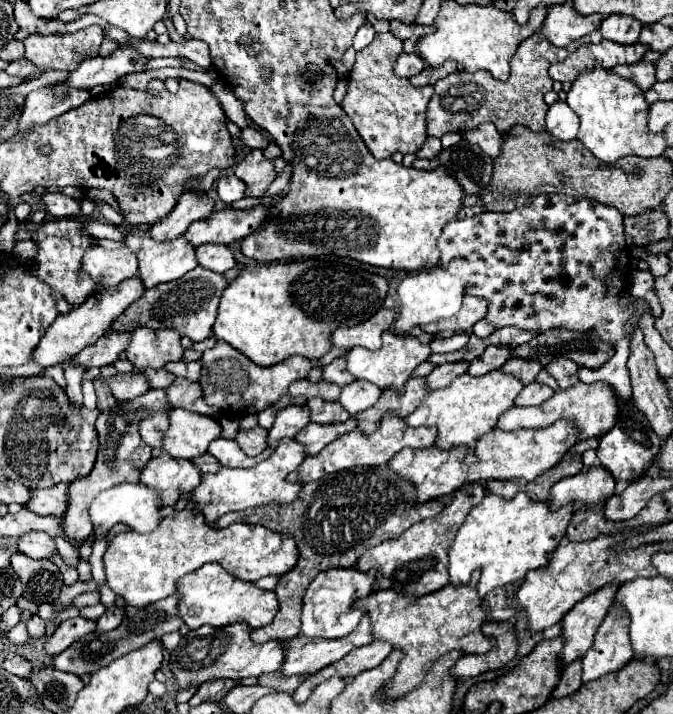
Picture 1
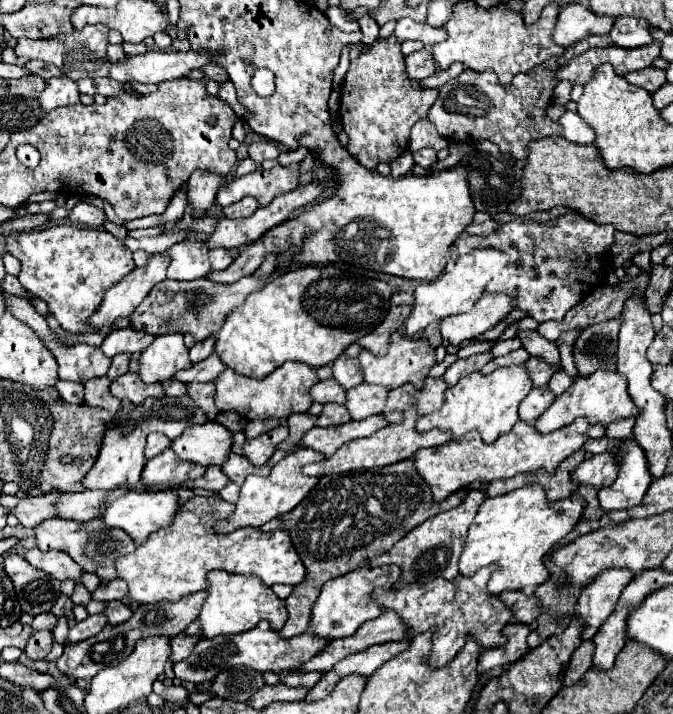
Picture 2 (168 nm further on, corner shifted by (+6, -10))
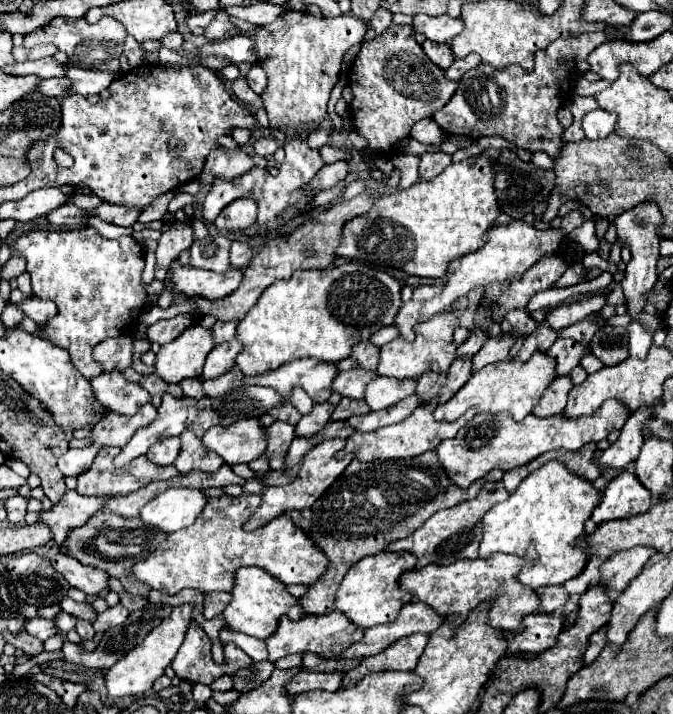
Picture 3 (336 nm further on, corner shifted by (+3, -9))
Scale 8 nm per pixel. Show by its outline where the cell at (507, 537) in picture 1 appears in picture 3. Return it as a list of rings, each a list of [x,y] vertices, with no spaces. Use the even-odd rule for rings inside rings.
[[[551,461],[537,471],[533,471],[517,491],[503,503],[491,507],[483,523],[483,539],[479,545],[479,559],[487,559],[493,553],[511,553],[525,559],[529,545],[535,545],[537,559],[531,559],[517,575],[519,583],[539,589],[545,585],[561,585],[577,577],[587,555],[577,545],[577,537],[583,535],[583,523],[591,517],[593,509],[599,505],[599,491],[591,487],[589,481],[571,475],[563,463]]]

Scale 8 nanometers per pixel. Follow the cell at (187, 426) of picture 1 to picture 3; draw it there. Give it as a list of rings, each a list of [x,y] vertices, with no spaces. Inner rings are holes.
[[[255,417],[241,419],[225,427],[211,427],[201,441],[207,451],[221,455],[227,465],[249,463],[265,451],[263,427]]]

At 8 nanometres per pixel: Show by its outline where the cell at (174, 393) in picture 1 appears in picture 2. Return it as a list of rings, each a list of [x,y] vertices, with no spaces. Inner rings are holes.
[[[192,382],[192,384],[188,384],[188,396],[196,402],[196,406],[204,408],[204,412],[210,420],[216,420],[218,408],[214,406],[214,382],[208,382],[208,384]]]

